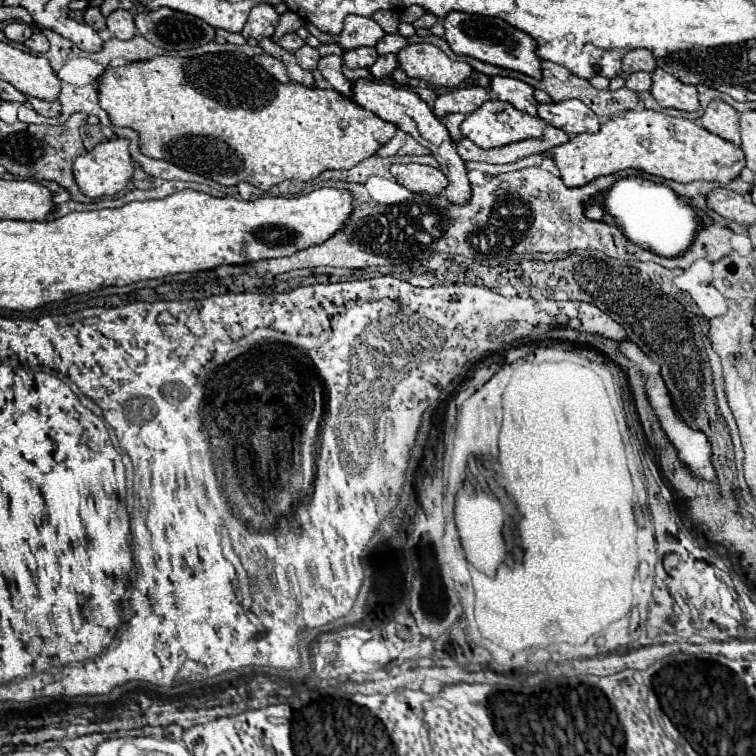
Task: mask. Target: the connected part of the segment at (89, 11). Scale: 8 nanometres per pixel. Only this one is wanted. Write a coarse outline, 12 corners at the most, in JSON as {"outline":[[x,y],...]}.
{"outline":[[97,6],[85,8],[85,24],[105,30],[105,18]]}

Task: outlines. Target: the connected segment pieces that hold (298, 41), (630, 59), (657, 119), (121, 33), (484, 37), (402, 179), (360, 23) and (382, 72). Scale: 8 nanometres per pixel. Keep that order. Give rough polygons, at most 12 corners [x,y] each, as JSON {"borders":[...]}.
{"borders":[[[287,32],[279,38],[285,50],[295,52],[305,44],[297,32]],[[637,48],[625,54],[623,72],[653,72],[651,50]],[[627,110],[551,150],[569,188],[637,168],[727,184],[733,142]],[[115,10],[107,28],[121,40],[137,34],[131,12]],[[443,18],[455,54],[541,78],[535,40],[503,20]],[[393,164],[391,174],[411,192],[439,194],[449,184],[439,168]],[[347,16],[339,36],[305,22],[321,42],[339,42],[343,50],[375,46],[383,28],[365,16]],[[397,54],[379,56],[369,68],[375,78],[391,76],[397,68]]]}

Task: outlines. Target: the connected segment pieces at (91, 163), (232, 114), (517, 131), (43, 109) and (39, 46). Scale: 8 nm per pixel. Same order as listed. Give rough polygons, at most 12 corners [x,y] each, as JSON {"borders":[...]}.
{"borders":[[[127,138],[99,142],[73,164],[89,198],[115,196],[133,176]],[[243,52],[107,68],[145,156],[313,180],[397,132]],[[487,100],[461,124],[481,148],[539,138],[545,120]],[[39,98],[27,102],[41,116],[57,116],[59,102]],[[41,32],[25,40],[33,52],[47,52],[49,40]]]}

